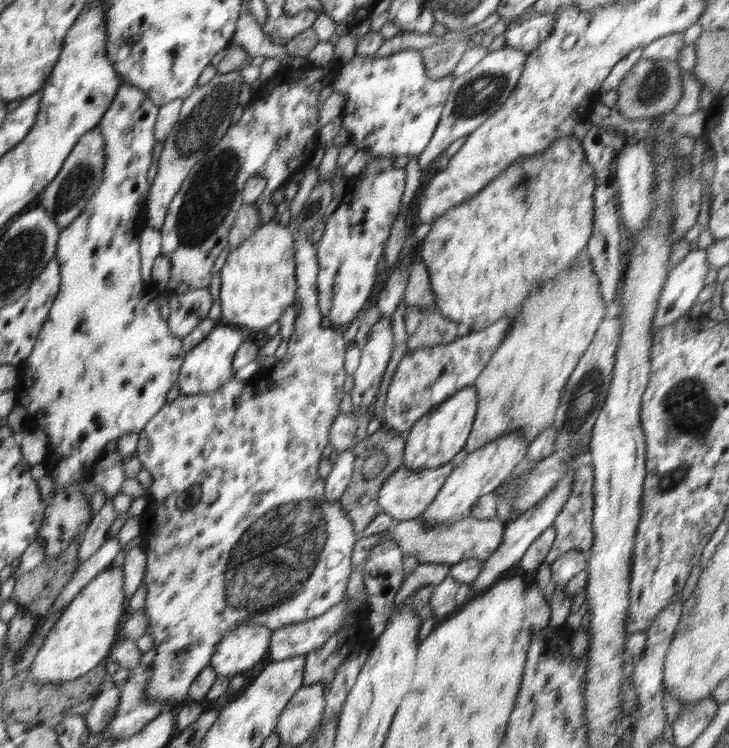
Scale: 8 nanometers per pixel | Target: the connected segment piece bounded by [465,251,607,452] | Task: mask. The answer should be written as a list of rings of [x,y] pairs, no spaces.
[[[585,251],[572,259],[564,271],[542,281],[526,295],[512,314],[511,327],[500,348],[472,384],[478,404],[465,444],[468,452],[512,431],[522,431],[531,442],[545,427],[554,424],[564,387],[606,311],[600,281]]]

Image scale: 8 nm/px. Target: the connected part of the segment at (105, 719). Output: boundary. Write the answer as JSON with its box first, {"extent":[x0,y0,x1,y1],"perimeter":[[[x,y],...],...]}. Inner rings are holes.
{"extent":[84,681,120,732],"perimeter":[[[112,681],[104,682],[92,708],[84,716],[89,732],[104,732],[112,719],[120,700],[120,689]]]}

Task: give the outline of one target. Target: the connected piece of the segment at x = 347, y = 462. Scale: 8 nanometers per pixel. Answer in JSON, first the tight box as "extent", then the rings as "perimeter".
{"extent":[323,450,355,500],"perimeter":[[[351,450],[340,452],[333,463],[330,474],[323,479],[325,482],[324,496],[326,500],[339,500],[348,488],[353,475],[353,462],[355,456]]]}

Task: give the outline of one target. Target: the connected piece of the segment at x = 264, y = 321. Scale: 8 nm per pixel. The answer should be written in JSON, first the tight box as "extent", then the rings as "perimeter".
{"extent":[220,223,296,330],"perimeter":[[[280,223],[260,225],[228,256],[220,271],[221,318],[242,330],[262,330],[278,322],[282,312],[296,300],[296,279],[293,247],[289,226]]]}

